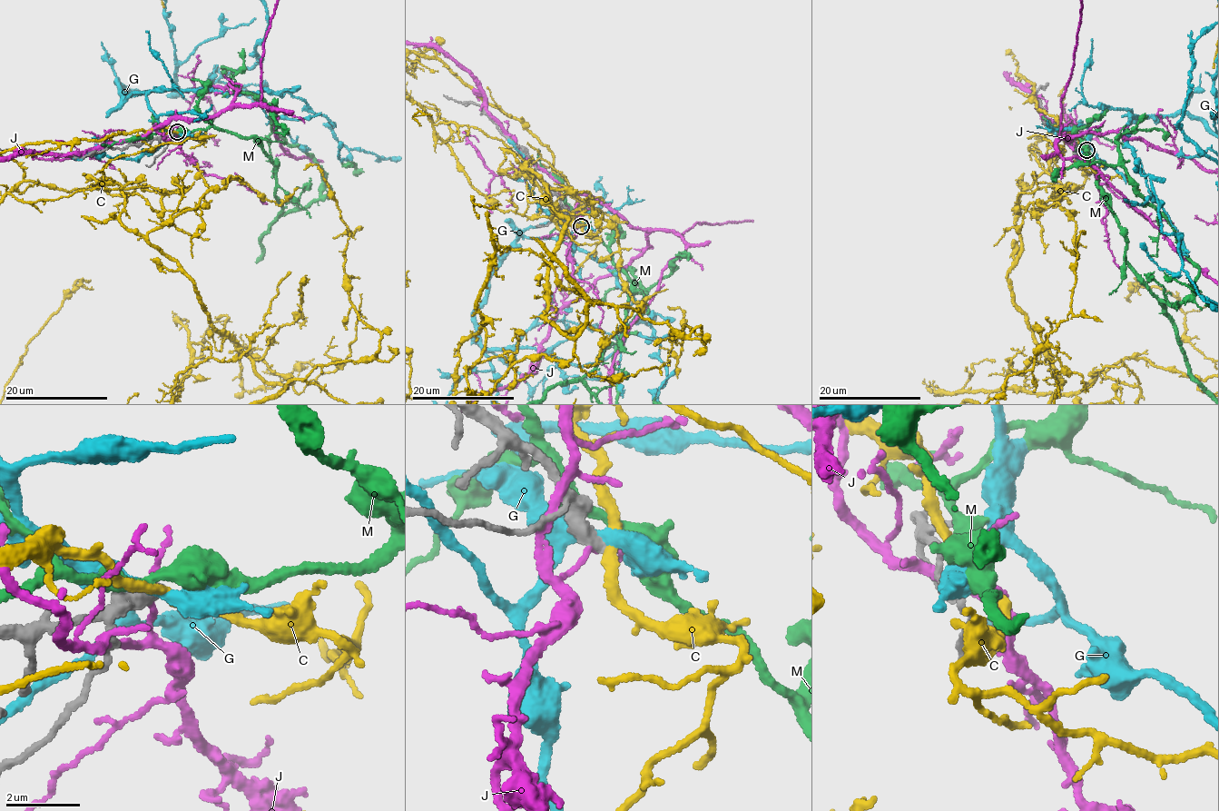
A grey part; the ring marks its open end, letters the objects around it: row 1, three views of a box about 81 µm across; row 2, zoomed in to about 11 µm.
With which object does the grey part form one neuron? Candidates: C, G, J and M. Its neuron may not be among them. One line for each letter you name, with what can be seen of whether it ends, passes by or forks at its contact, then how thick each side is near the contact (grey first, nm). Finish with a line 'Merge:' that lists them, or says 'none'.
Merge: none

